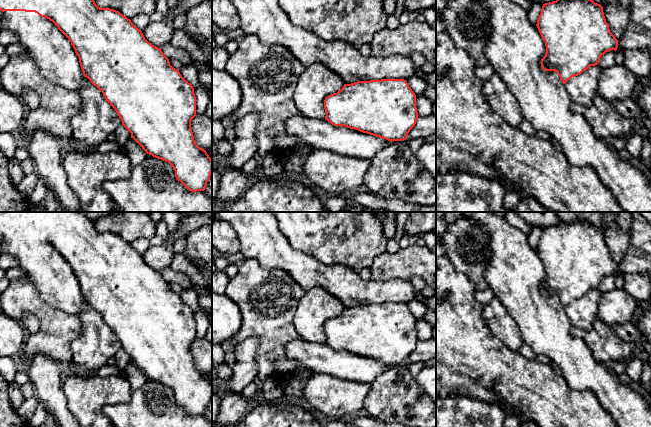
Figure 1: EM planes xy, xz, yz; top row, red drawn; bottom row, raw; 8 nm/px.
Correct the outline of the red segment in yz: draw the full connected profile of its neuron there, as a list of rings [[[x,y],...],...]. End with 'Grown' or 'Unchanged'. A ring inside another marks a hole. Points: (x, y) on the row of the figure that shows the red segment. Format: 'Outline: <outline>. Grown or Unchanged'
Outline: [[[556,0],[545,3],[535,26],[538,28],[546,46],[545,56],[541,59],[542,69],[555,71],[559,75],[572,102],[591,106],[598,94],[599,78],[602,70],[598,65],[600,58],[608,51],[616,51],[619,42],[610,32],[603,7],[593,0]]]. Grown

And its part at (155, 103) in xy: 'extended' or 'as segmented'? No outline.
extended

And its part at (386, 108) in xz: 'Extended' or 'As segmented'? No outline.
Extended

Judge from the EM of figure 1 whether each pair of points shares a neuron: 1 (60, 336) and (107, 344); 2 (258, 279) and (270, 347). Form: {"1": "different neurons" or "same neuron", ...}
{"1": "different neurons", "2": "same neuron"}

